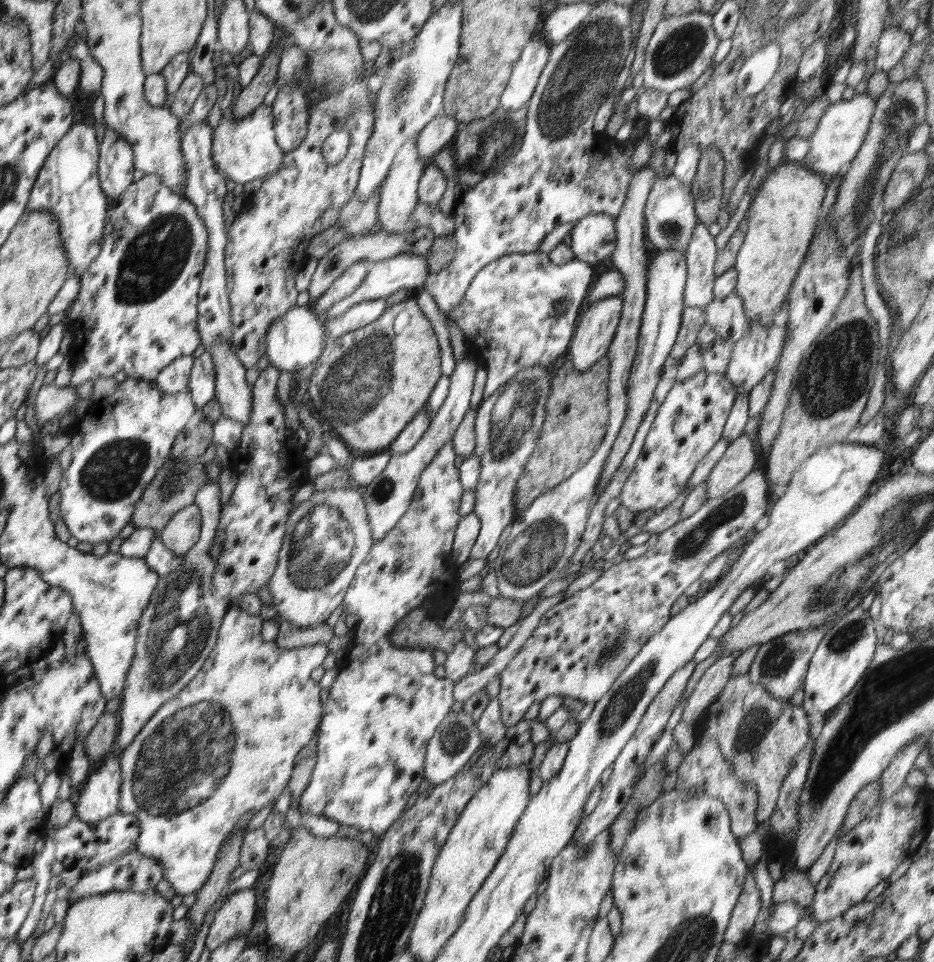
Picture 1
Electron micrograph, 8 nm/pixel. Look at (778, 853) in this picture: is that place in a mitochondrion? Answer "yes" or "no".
no

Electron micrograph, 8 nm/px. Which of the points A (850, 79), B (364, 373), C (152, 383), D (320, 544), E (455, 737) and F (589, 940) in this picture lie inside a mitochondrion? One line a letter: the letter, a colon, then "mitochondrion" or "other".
A: other
B: mitochondrion
C: other
D: mitochondrion
E: mitochondrion
F: other

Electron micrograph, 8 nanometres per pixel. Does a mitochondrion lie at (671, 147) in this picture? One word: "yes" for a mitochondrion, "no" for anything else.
no

